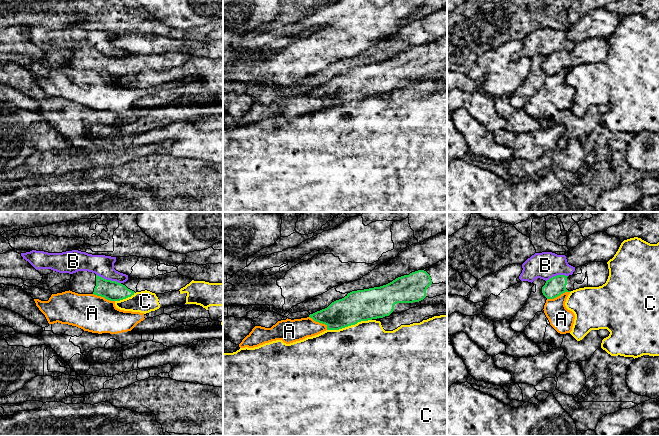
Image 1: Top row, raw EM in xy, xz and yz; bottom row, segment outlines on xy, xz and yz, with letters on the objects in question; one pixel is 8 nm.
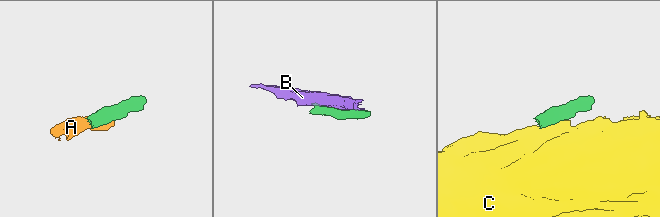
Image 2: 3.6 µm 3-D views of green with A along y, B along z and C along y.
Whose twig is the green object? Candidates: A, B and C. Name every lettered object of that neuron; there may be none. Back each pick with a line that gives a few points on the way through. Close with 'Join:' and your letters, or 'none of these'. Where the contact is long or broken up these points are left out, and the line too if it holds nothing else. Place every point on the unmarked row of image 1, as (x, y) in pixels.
Join: none of these

